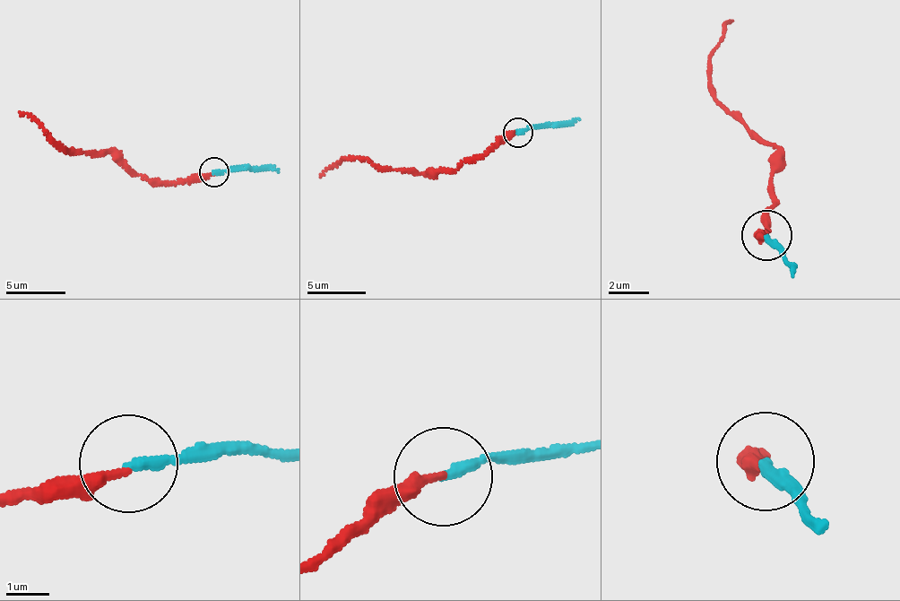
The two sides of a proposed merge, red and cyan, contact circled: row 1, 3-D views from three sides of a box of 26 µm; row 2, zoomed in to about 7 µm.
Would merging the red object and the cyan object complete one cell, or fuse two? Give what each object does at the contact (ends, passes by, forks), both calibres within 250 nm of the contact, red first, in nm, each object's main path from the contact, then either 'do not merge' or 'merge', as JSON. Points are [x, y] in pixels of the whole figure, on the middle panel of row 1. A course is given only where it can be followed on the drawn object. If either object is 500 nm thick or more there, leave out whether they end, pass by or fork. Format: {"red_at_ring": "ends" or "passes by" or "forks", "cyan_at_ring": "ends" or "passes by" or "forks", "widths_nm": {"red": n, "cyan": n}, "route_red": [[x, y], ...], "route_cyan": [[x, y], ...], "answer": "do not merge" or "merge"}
{"red_at_ring": "ends", "cyan_at_ring": "ends", "widths_nm": {"red": 220, "cyan": 240}, "route_red": [[517, 134], [504, 135], [459, 168], [423, 174], [382, 171], [353, 156], [320, 177]], "route_cyan": [[516, 133], [579, 119]], "answer": "merge"}

